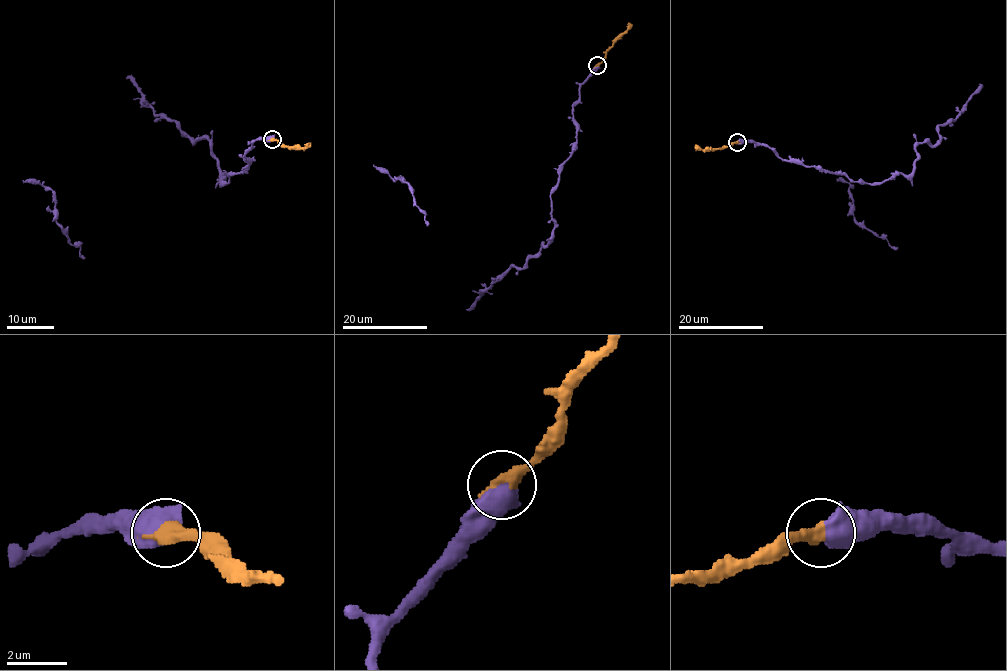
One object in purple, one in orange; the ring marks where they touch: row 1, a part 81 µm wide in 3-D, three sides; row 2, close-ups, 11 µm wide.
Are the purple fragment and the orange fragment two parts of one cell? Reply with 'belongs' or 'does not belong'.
belongs

